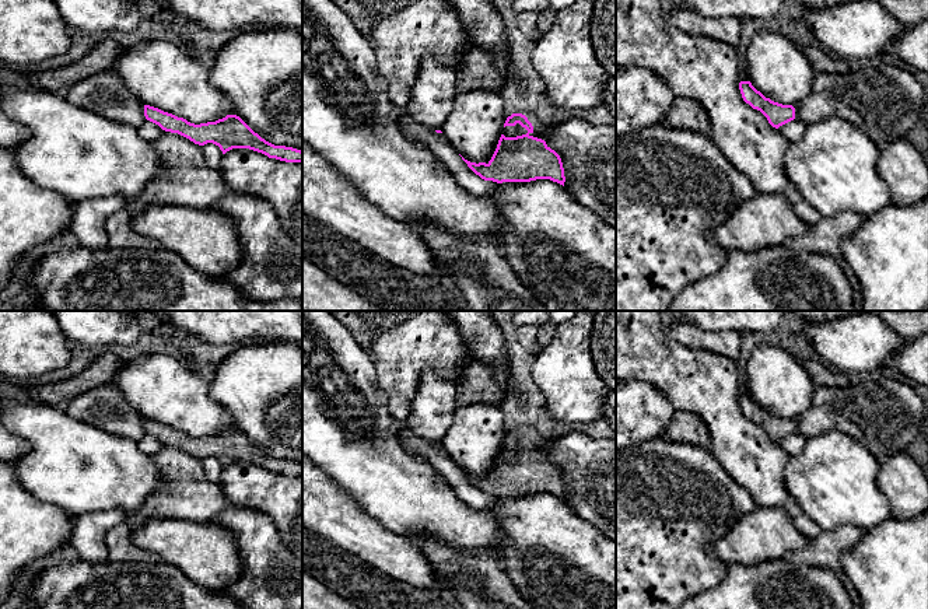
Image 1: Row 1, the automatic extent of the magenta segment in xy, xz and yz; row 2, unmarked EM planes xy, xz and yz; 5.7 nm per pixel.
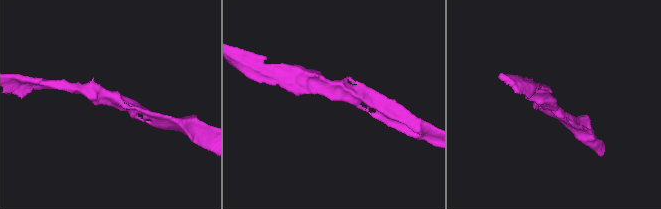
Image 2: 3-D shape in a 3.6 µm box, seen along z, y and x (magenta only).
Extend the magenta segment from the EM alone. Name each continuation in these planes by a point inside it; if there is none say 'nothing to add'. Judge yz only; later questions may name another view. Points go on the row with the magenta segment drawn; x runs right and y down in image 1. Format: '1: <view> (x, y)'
nothing to add

